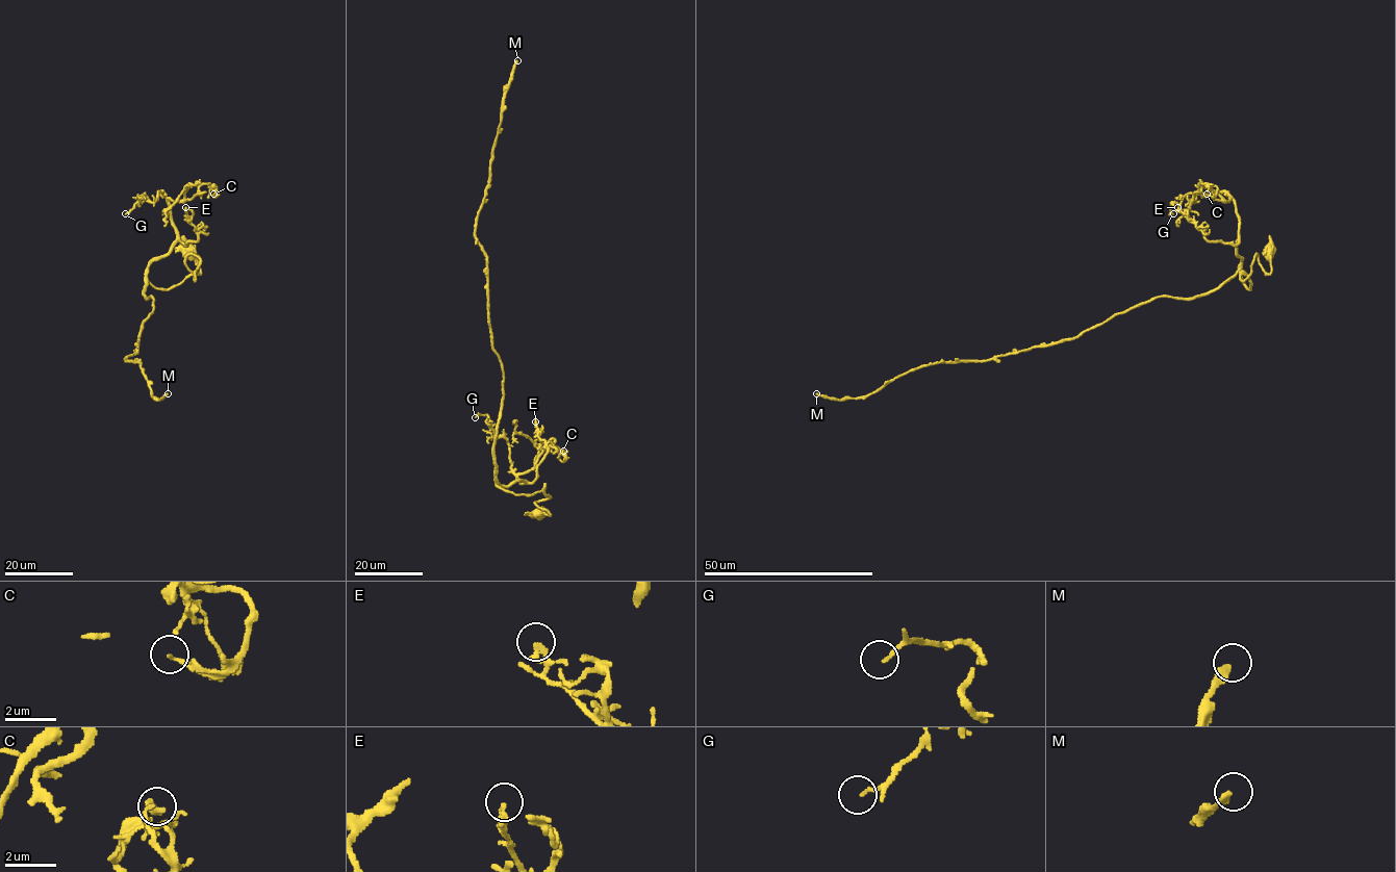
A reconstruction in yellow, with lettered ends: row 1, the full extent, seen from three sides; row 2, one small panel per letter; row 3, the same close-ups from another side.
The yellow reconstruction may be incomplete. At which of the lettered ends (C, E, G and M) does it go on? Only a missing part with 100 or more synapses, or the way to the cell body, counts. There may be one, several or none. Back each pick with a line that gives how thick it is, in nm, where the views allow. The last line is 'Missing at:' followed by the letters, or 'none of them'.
M: Thickness 300 nm
Missing at: M

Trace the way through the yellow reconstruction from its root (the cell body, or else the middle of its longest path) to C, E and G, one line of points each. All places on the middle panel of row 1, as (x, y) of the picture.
C: (539, 513), (544, 484), (496, 485), (526, 483), (543, 442), (563, 451)
E: (539, 513), (544, 484), (496, 485), (536, 478), (535, 421)
G: (539, 513), (550, 515), (534, 503), (549, 497), (544, 484), (499, 488), (526, 482), (507, 440), (475, 417)

